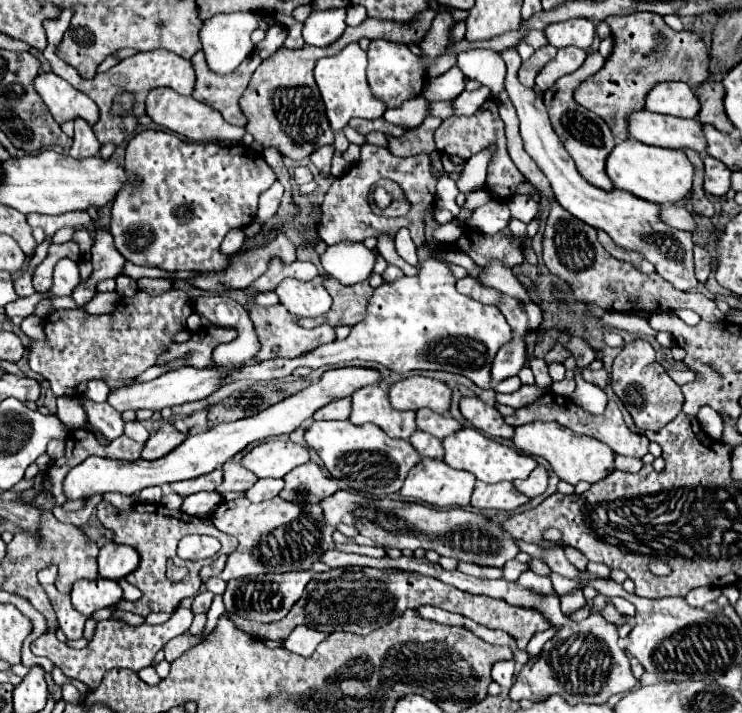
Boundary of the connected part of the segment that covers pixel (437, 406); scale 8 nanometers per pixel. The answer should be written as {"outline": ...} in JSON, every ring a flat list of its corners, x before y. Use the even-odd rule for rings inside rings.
{"outline":[[407,377,389,389,391,405,399,411,417,411,429,407,435,413,445,413,451,407,451,389,437,379]]}

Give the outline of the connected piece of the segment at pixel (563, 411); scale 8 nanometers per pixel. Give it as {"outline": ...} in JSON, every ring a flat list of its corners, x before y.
{"outline":[[545,393,541,395,537,401,533,401,531,405,525,405,521,409,515,411,515,415,511,417,505,417,505,421,513,427,519,427,519,425,525,425,525,423,533,423,533,421,557,421,559,425,563,427,569,427,571,431,579,433,579,435,589,435,589,437,595,437,597,441,609,445,617,455,629,455,629,457,637,457,641,459,643,455,647,455,647,447,649,447,649,439,643,435,643,433,633,433,629,431,629,427,625,425,623,421,623,415,617,407,615,401,609,401,607,403,607,409,605,413,601,415,591,415,587,411,583,411,579,405,575,405,573,401,569,401,567,397,561,397,561,395,553,395,553,393]]}

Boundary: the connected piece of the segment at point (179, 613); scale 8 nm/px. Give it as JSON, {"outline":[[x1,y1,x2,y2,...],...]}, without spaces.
{"outline":[[179,607,173,613,173,617,163,625,147,625,147,623,143,623,139,627,133,627,133,625,127,625,127,623,117,621,117,619,99,621,95,637,89,641,89,645,85,649,79,649,79,651,67,647,67,643,61,643,55,637,55,631,51,629,51,631,47,631,45,635,41,635,39,639,35,639,31,643,31,651,35,655,51,659,65,673,65,677,77,679,77,681,85,683,89,689,97,689,99,681,105,675,105,671,109,671,113,667,125,667,125,669,131,669,131,671,139,671,143,667,149,667,153,663,155,653,167,641,171,641,177,635,187,633,187,629,191,627,191,621,193,621,193,613,187,607]]}

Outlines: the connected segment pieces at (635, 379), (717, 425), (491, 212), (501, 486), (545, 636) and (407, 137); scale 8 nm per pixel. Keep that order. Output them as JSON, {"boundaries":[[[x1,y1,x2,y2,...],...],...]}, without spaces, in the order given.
{"boundaries":[[[633,339,629,341,623,351,613,361,611,371,611,385,621,403,631,413,637,429,661,429,671,423,683,407,683,393,681,387,667,375,667,371,655,361,655,349,647,339]],[[703,407,697,415,697,421,701,429,715,441,721,441,723,437,723,419,719,413,715,413,711,407]],[[491,199,487,205,479,207,473,211,473,215,467,219,467,227,475,229,477,233,497,233,497,231,505,231,509,225,511,213,507,209,505,201,497,201]],[[477,481,471,497,471,505,475,509,503,509,503,511,515,511,517,507,529,501,531,499,527,499,523,493,515,489,513,483,507,483,507,481,495,483,495,485]],[[549,627,549,629,547,629,547,631,543,631,543,633,537,633,537,635,529,641,529,645,525,647,527,655,529,655,529,657,537,657,537,655,541,653,543,645,545,645,553,635,555,635,555,629,553,629,553,627]],[[427,117,425,119,425,125,415,131,409,131,405,133,403,137,395,139,395,137,389,137,389,151,393,155,399,155,399,157,407,157,407,155,417,155,417,153,433,153,435,151,435,139,433,139,433,133,435,129,441,125,443,121,439,117]]]}

